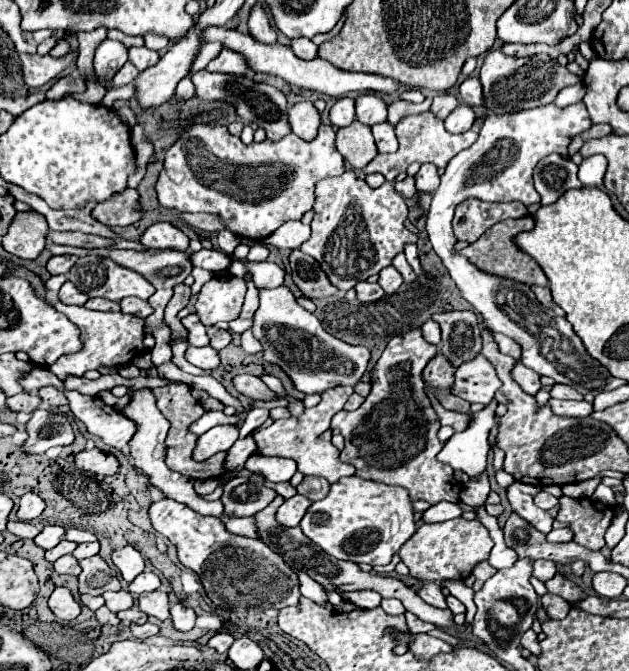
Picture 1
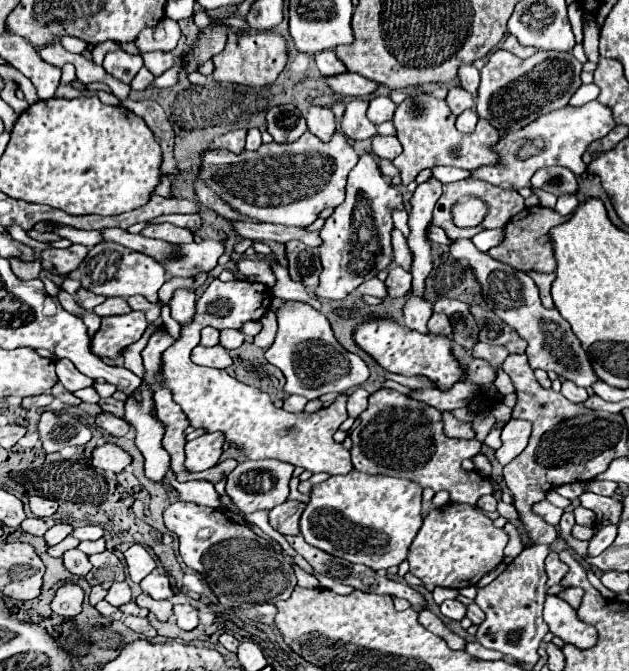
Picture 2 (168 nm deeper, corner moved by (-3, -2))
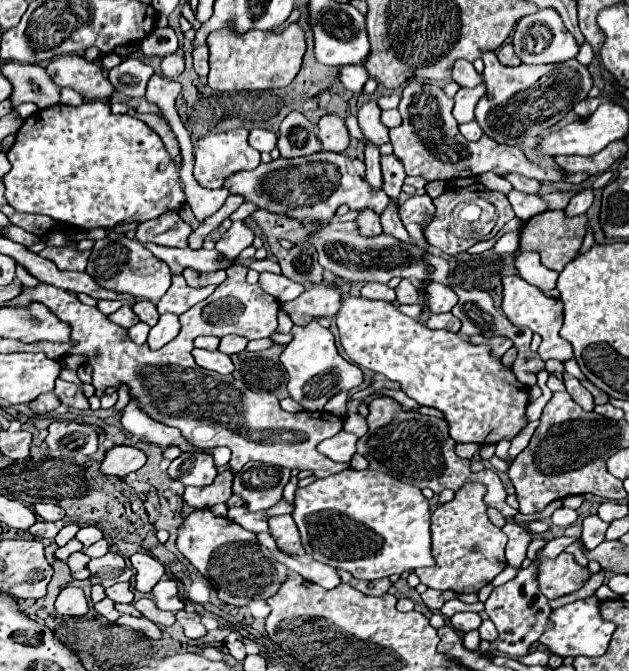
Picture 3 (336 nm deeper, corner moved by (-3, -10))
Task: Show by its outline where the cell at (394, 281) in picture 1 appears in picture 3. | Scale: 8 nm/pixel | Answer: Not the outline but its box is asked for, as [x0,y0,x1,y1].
[395,278,417,304]

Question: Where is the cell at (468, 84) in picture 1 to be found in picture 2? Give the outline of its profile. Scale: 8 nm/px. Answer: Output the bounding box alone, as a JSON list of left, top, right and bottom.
[457,64,479,94]

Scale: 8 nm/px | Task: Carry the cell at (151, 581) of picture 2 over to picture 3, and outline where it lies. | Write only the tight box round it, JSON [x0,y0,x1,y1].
[153,580,183,612]

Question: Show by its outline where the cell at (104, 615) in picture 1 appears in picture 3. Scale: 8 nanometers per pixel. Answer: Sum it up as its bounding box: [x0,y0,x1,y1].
[93,598,119,622]

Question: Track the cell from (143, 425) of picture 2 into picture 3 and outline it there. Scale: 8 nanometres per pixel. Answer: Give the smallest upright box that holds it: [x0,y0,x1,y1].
[147,314,179,350]

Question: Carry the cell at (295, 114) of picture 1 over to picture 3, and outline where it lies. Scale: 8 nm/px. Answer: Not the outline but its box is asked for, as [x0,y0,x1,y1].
[317,114,349,152]

